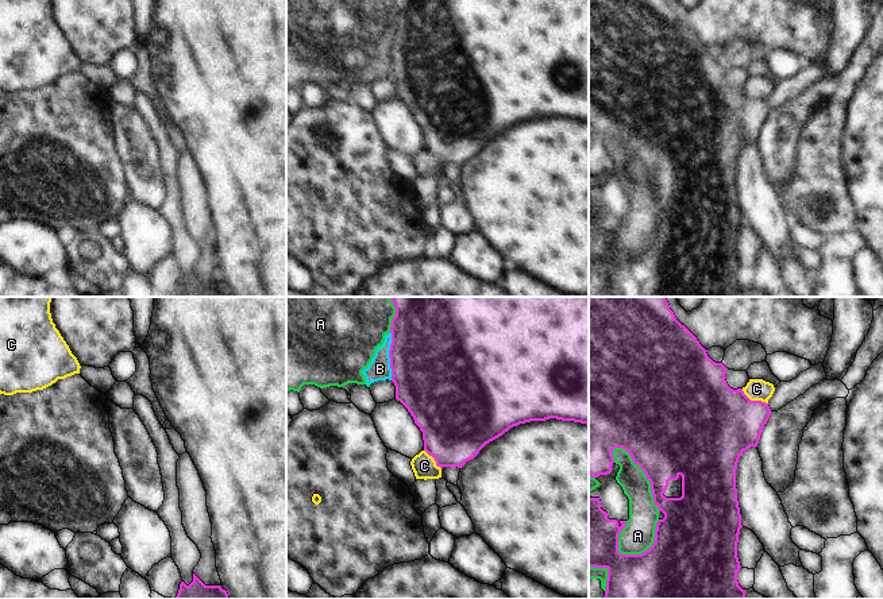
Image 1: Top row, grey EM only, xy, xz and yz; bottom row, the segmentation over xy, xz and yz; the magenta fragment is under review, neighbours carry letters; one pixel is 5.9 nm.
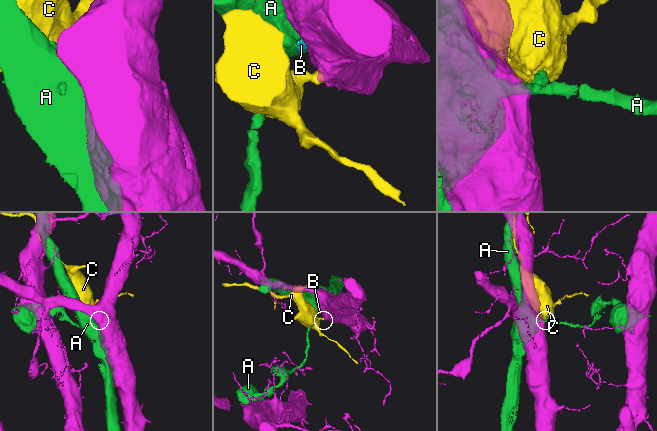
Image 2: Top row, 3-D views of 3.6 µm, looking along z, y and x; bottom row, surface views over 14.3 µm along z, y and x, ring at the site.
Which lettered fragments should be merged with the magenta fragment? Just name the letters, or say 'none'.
none.

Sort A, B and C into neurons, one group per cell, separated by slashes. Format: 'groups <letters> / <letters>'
groups A B / C

